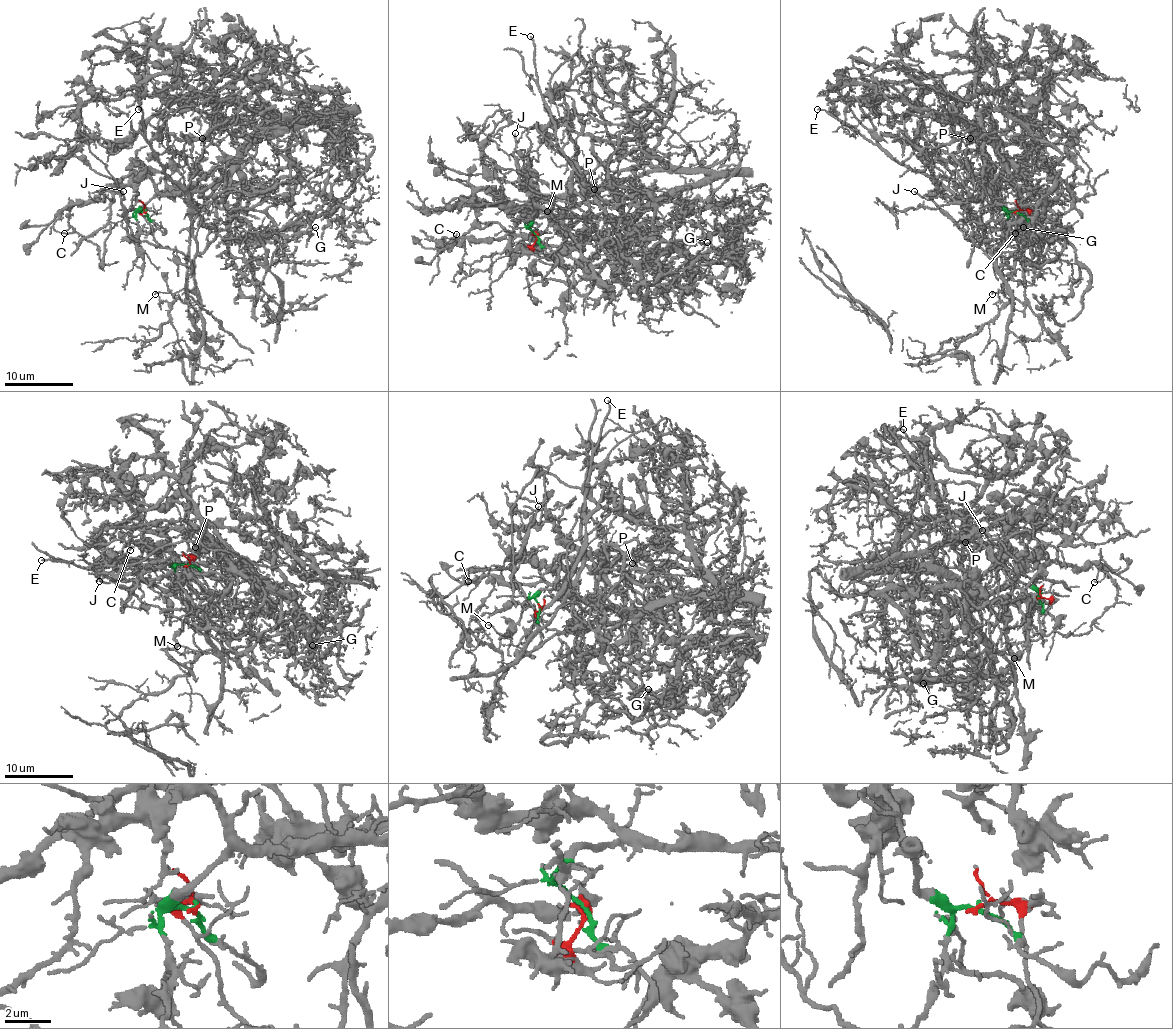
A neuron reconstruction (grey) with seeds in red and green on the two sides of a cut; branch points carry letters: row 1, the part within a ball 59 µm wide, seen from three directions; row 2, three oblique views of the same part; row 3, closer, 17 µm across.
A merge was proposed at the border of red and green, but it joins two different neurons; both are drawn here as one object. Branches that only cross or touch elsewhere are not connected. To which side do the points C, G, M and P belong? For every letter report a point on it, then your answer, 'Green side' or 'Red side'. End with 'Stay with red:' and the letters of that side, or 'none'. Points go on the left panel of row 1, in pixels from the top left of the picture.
C: Place: (64, 233). Green side
G: Place: (315, 227). Green side
M: Place: (155, 294). Red side
P: Place: (202, 138). Green side
Stay with red: M

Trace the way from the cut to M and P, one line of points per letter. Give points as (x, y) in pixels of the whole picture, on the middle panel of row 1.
M: (536, 235), (538, 238), (533, 247), (553, 252), (565, 238), (565, 230), (583, 218), (586, 223), (547, 211)
P: (536, 235), (533, 221), (547, 216), (634, 220), (707, 177), (651, 170), (610, 184), (593, 180), (594, 189)

